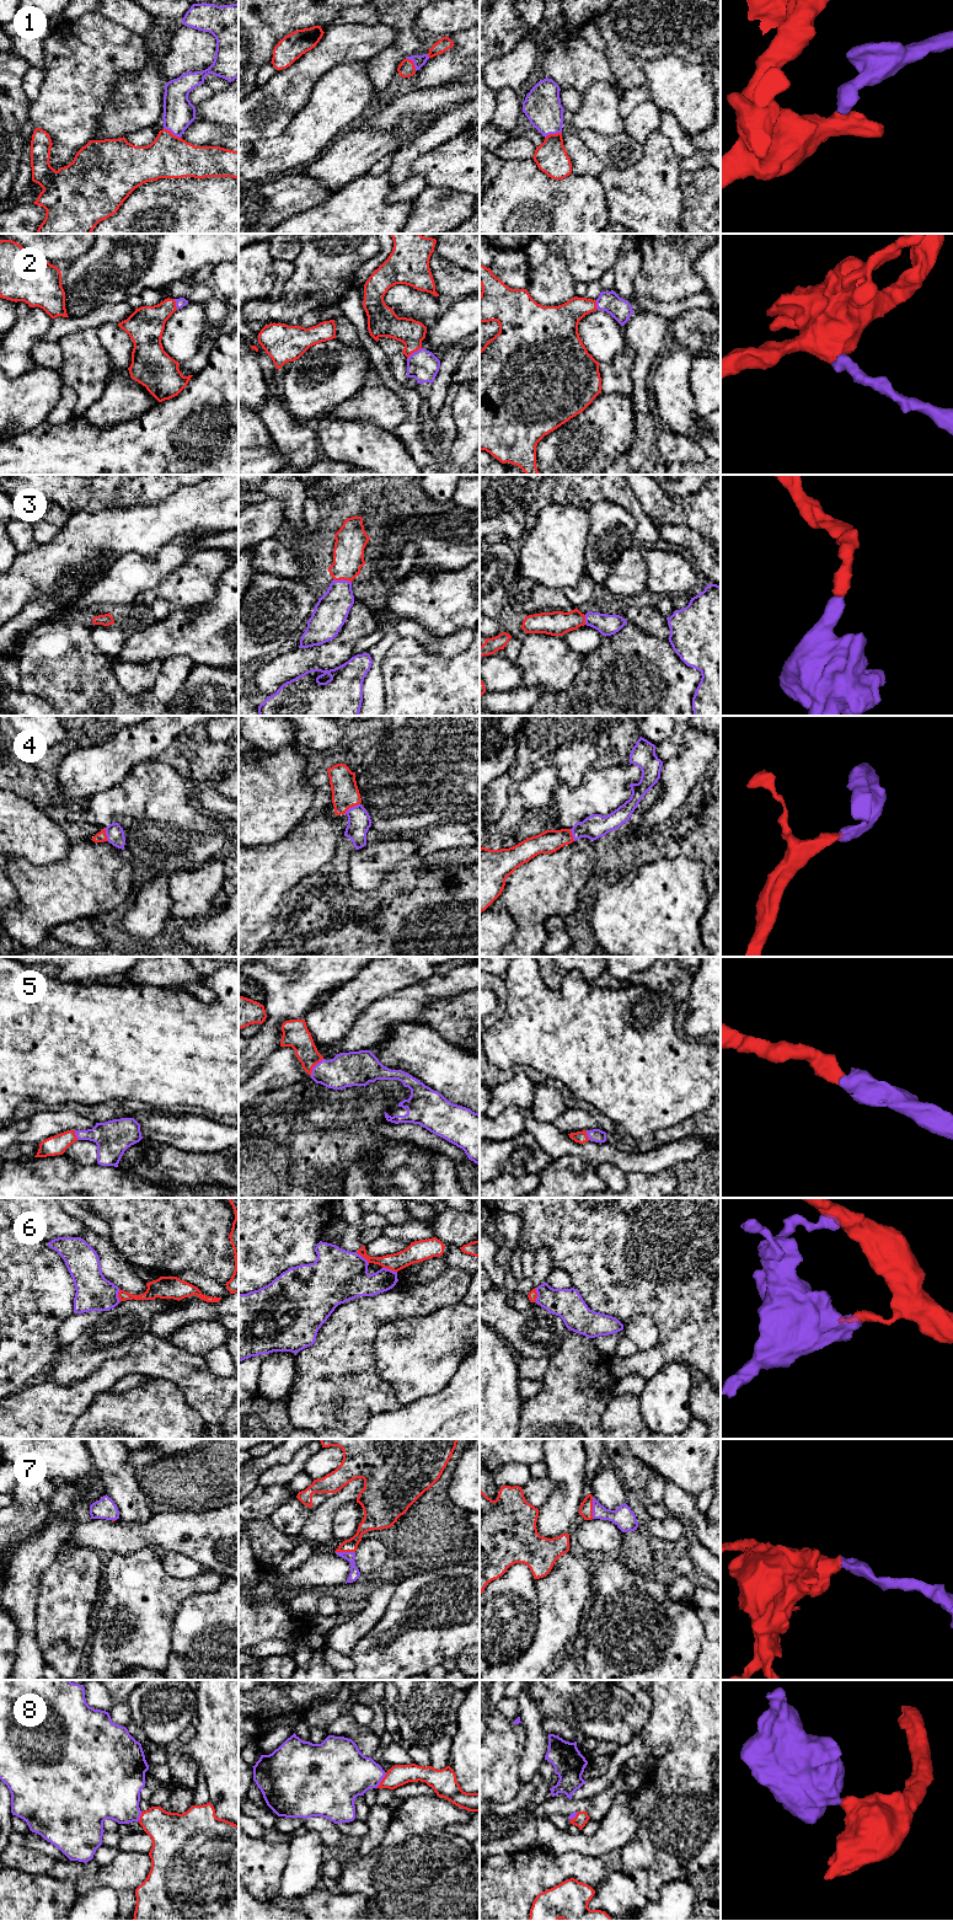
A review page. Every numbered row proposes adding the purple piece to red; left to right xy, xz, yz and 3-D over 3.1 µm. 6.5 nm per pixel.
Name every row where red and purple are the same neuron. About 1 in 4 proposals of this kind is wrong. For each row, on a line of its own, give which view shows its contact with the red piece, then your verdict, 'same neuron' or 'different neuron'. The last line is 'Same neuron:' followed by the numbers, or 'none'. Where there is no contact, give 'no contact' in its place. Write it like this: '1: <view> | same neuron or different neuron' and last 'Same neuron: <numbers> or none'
1: xy | same neuron
2: xz | same neuron
3: xz | same neuron
4: xz | same neuron
5: xz | same neuron
6: xz | different neuron
7: yz | same neuron
8: xz | same neuron
Same neuron: 1, 2, 3, 4, 5, 7, 8

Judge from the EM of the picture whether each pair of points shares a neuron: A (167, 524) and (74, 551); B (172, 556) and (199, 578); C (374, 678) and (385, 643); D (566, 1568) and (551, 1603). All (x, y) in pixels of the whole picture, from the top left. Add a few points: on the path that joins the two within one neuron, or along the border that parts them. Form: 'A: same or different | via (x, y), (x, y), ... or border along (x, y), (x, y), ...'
A: same | via (144, 528), (118, 530), (97, 539)
B: different | border along (187, 558), (172, 568), (160, 582)
C: same | via (375, 669), (378, 652)
D: same | via (566, 1577), (563, 1579), (563, 1590), (560, 1594)

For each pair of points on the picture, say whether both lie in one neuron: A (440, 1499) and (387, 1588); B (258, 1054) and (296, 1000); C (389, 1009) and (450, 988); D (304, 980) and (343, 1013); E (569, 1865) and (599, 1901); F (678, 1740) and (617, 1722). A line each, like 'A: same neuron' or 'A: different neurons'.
A: different neurons
B: same neuron
C: same neuron
D: different neurons
E: different neurons
F: different neurons

